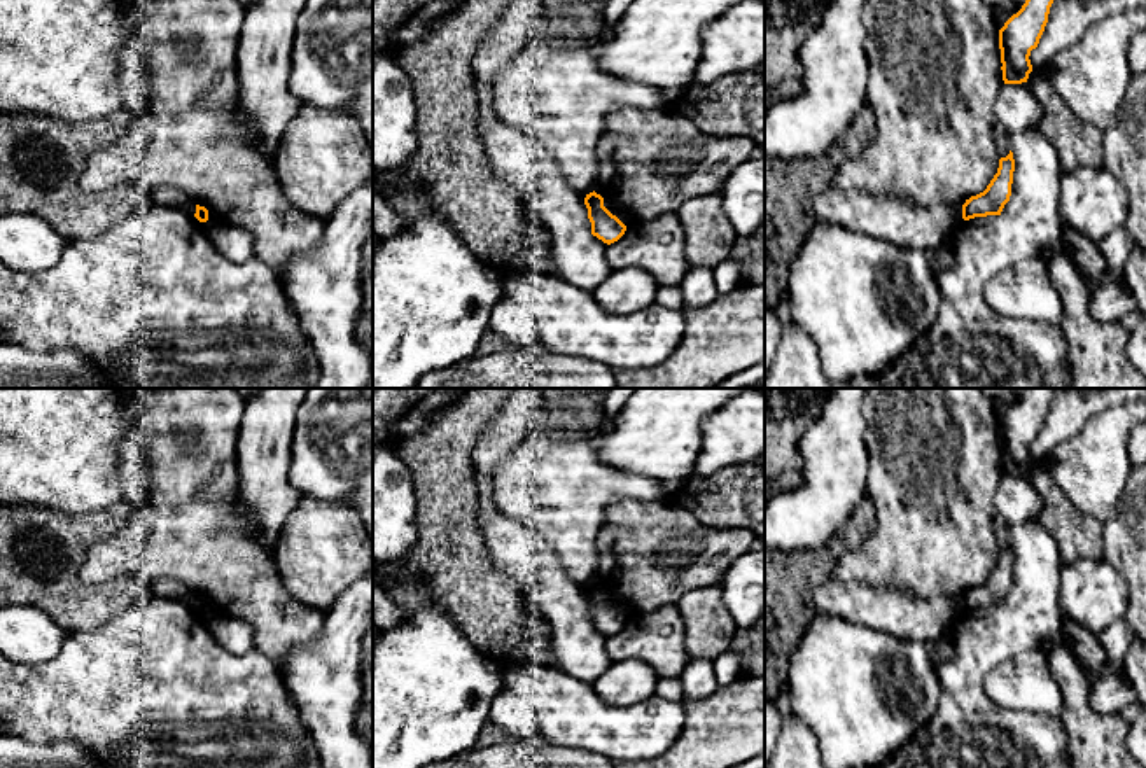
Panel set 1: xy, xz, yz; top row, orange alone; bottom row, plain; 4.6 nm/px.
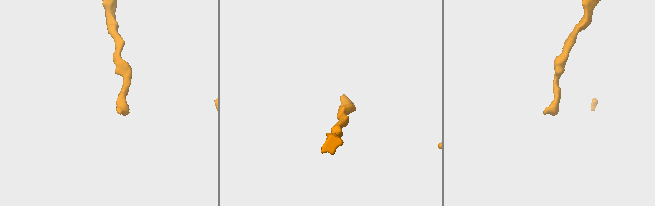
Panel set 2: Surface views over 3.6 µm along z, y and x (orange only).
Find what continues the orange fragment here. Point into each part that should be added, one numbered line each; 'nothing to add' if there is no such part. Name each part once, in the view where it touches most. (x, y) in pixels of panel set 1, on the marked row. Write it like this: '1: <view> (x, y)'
nothing to add

